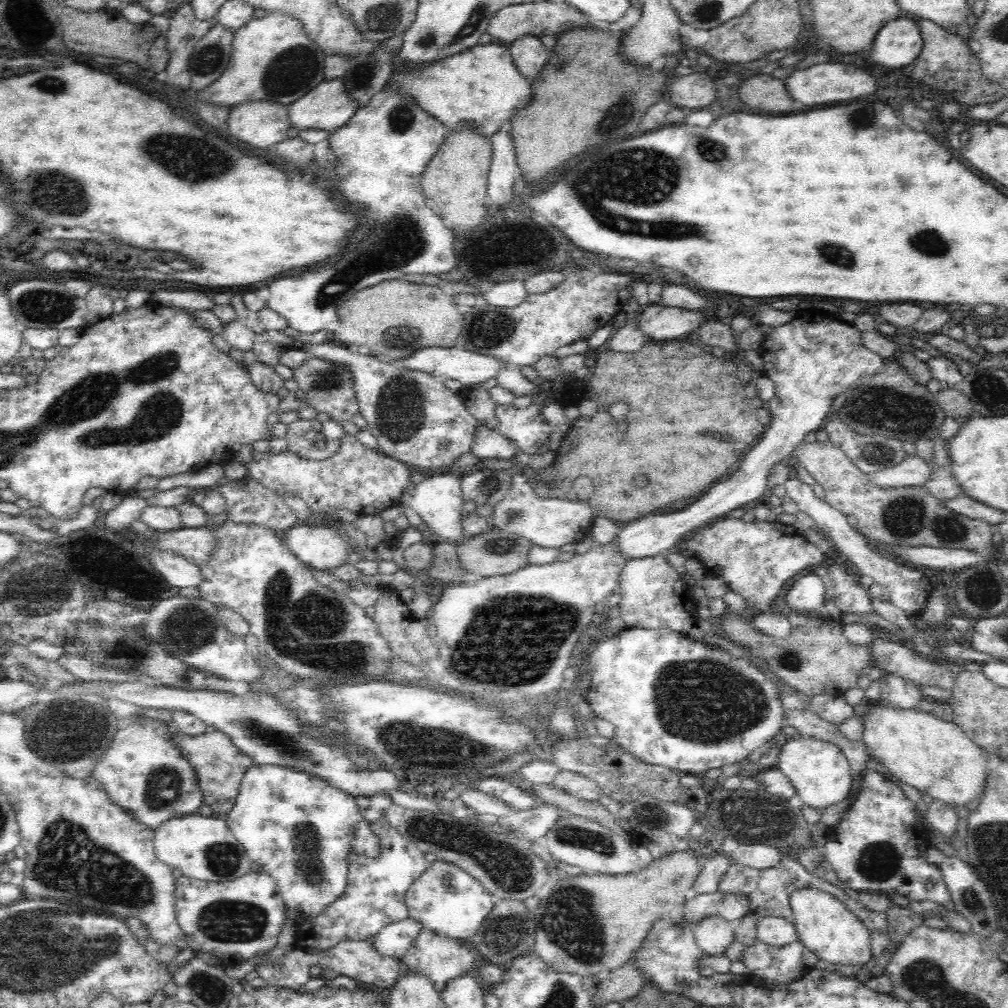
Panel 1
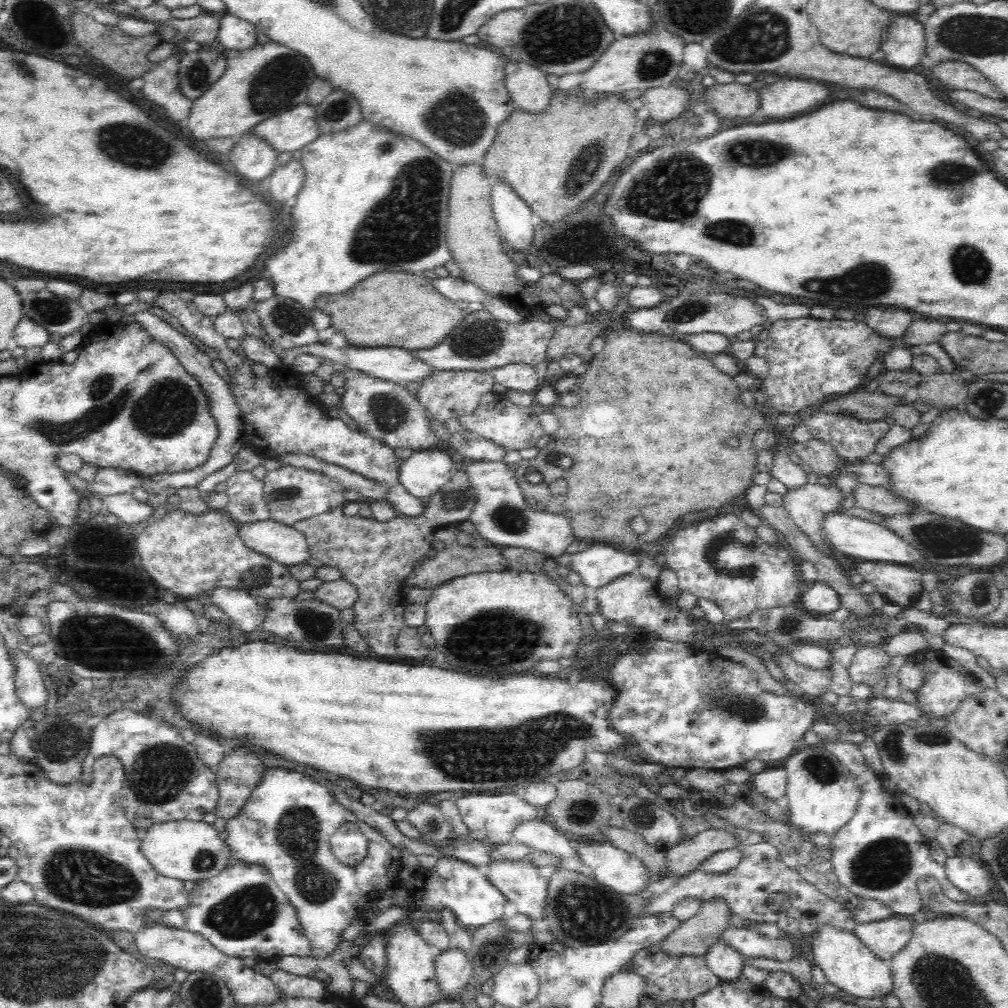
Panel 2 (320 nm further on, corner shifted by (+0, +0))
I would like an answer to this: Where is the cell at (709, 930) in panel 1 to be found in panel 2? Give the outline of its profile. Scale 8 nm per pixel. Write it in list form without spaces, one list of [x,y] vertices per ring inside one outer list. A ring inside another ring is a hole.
[[[720,940],[709,948],[704,959],[706,967],[720,982],[734,982],[743,975],[744,957]]]

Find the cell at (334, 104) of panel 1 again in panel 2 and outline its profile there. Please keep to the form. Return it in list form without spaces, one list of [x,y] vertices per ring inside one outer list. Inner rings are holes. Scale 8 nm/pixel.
[[[308,103],[266,118],[250,131],[268,143],[278,154],[302,150],[319,137],[316,111]]]

